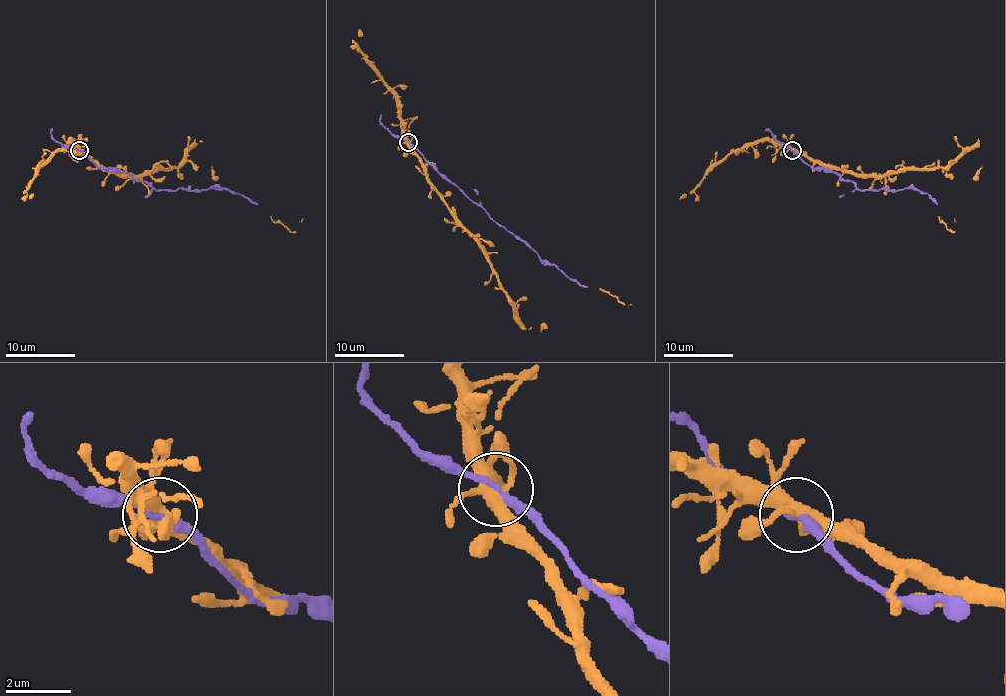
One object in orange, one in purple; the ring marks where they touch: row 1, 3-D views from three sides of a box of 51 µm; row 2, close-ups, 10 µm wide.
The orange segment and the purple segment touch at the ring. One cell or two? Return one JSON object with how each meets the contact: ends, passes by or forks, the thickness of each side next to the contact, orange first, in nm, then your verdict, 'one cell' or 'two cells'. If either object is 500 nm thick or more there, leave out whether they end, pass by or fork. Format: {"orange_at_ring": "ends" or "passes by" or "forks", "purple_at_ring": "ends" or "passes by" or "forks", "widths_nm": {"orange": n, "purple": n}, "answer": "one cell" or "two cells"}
{"orange_at_ring": "forks", "purple_at_ring": "passes by", "widths_nm": {"orange": 360, "purple": 220}, "answer": "one cell"}

